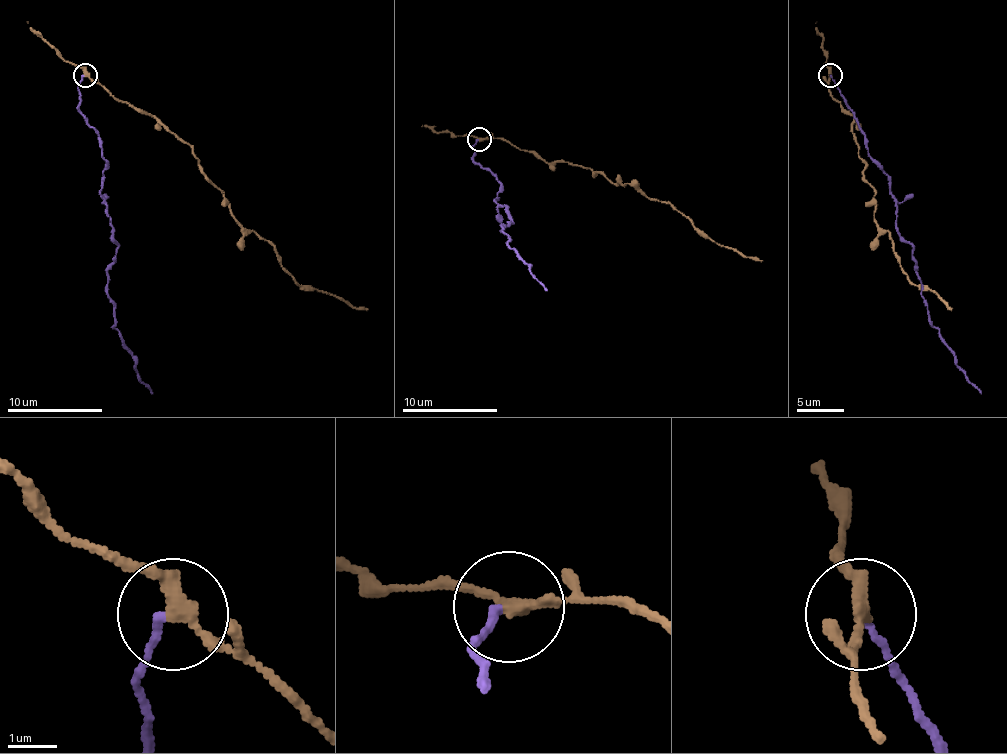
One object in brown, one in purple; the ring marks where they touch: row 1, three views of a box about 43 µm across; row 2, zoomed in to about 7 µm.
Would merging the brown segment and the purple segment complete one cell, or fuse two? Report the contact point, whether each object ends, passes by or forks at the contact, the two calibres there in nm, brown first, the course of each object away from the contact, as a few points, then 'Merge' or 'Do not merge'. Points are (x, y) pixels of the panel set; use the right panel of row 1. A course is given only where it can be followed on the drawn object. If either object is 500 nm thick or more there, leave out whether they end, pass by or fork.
Place: (830, 75). At the ring brown passes by. At the ring purple ends. Thickness 280 nm (brown) against 140 nm. Course of brown: (829, 76), (829, 92), (853, 118), (862, 178), (874, 190), (874, 221), (888, 232), (900, 270), (950, 311). Course of purple: (829, 76), (865, 135), (867, 156), (888, 178), (898, 232), (912, 247), (929, 320), (965, 377), (981, 394). Do not merge

